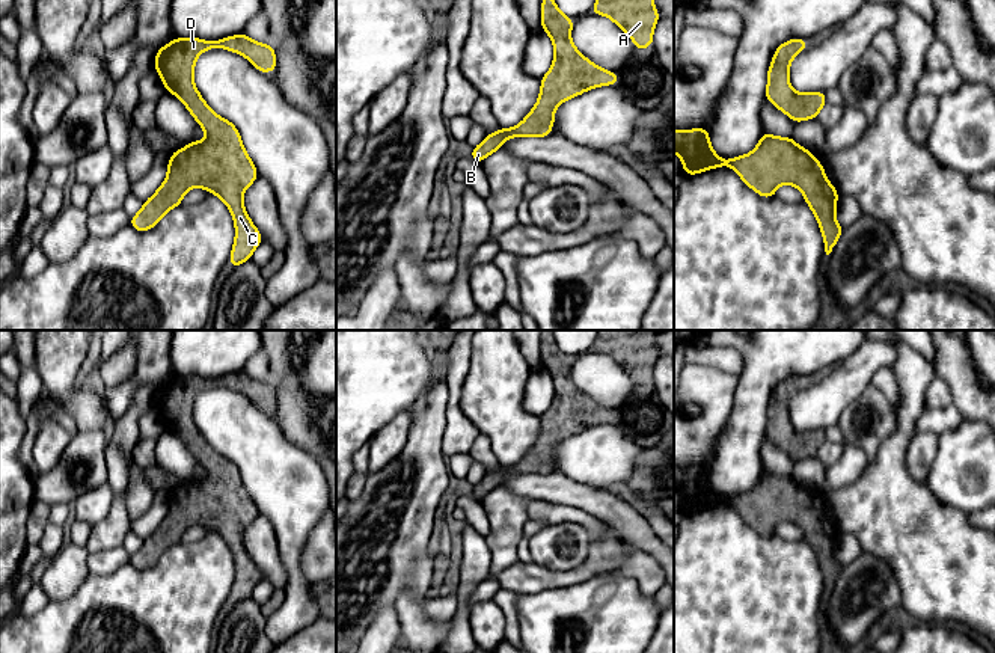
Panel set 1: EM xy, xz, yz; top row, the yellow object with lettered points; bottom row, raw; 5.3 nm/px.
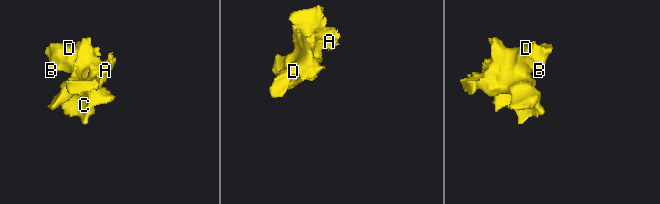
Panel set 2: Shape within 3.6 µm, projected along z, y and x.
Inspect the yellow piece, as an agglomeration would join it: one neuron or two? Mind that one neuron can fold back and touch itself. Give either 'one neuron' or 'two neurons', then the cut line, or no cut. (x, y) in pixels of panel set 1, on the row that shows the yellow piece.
one neuron | no cut

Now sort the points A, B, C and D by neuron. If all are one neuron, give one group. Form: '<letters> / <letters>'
A B C D

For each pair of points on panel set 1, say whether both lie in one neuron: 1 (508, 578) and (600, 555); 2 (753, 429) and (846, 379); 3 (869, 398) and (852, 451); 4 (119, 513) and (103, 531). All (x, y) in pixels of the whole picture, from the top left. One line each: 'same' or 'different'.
1: same
2: different
3: different
4: same

